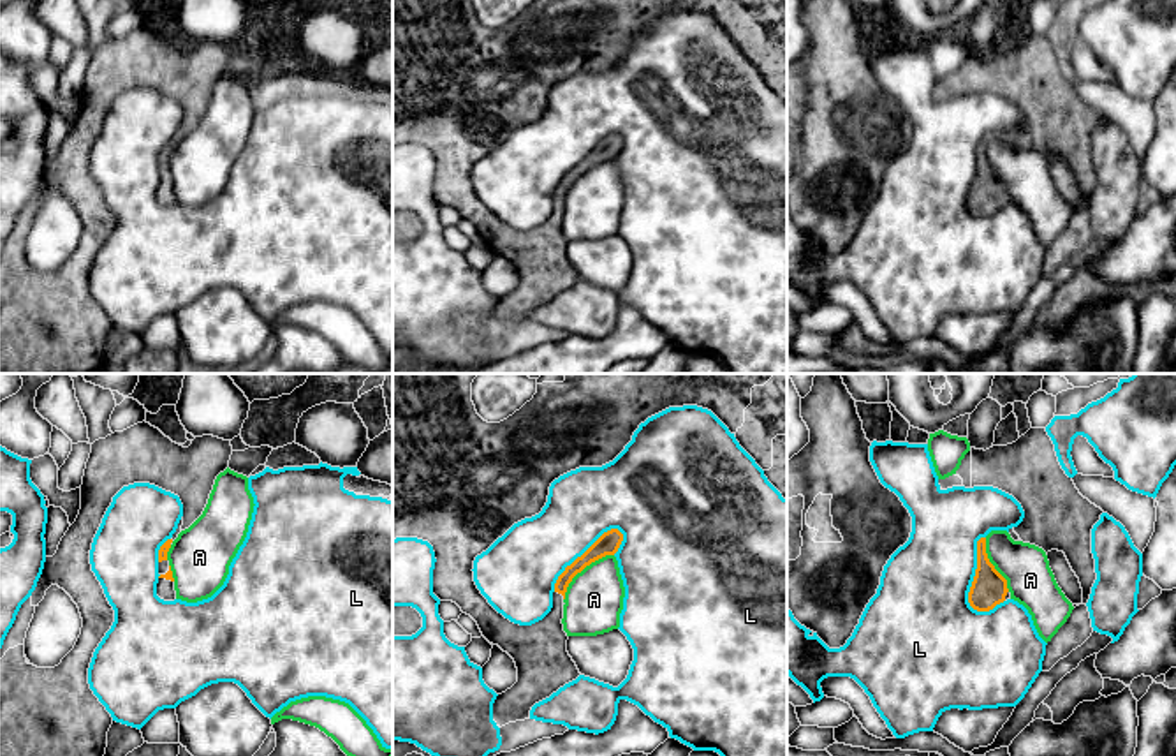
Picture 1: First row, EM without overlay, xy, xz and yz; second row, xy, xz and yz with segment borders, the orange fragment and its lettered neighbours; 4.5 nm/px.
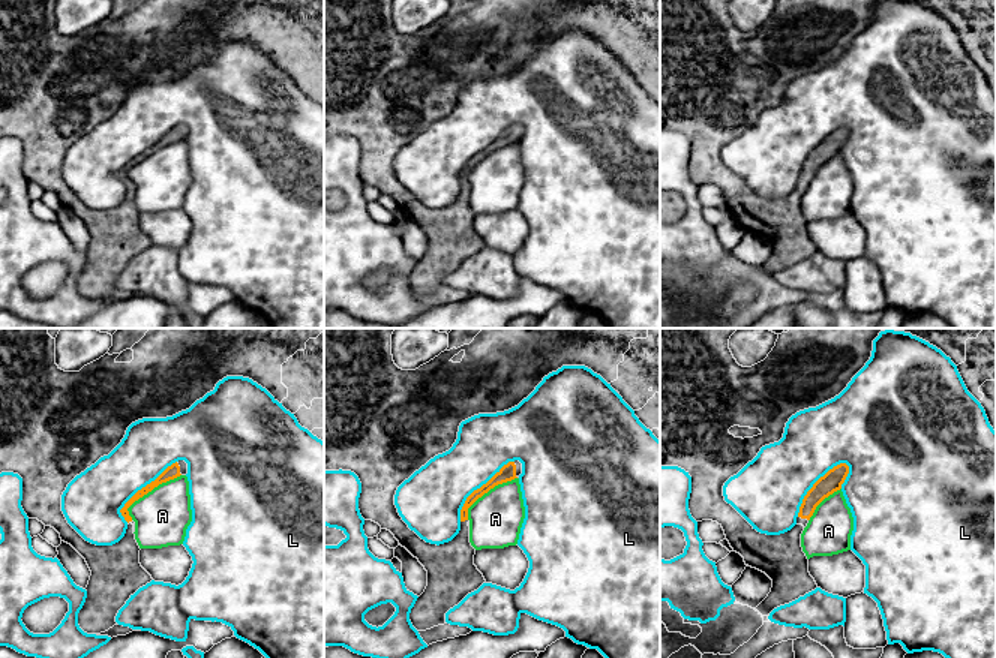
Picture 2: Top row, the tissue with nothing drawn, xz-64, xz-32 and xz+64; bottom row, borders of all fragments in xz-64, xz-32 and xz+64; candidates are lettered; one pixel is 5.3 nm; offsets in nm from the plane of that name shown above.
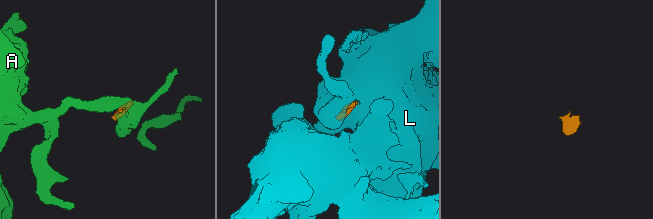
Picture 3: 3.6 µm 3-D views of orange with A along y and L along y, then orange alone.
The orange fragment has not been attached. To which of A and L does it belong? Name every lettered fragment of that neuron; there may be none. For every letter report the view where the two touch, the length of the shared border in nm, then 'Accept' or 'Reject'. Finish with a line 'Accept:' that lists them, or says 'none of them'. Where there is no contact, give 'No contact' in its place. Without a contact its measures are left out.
A: Touches orange in xz. Shared border 320 nm. Reject
L: Touches orange in yz. Shared border 360 nm. Reject
Accept: none of them

